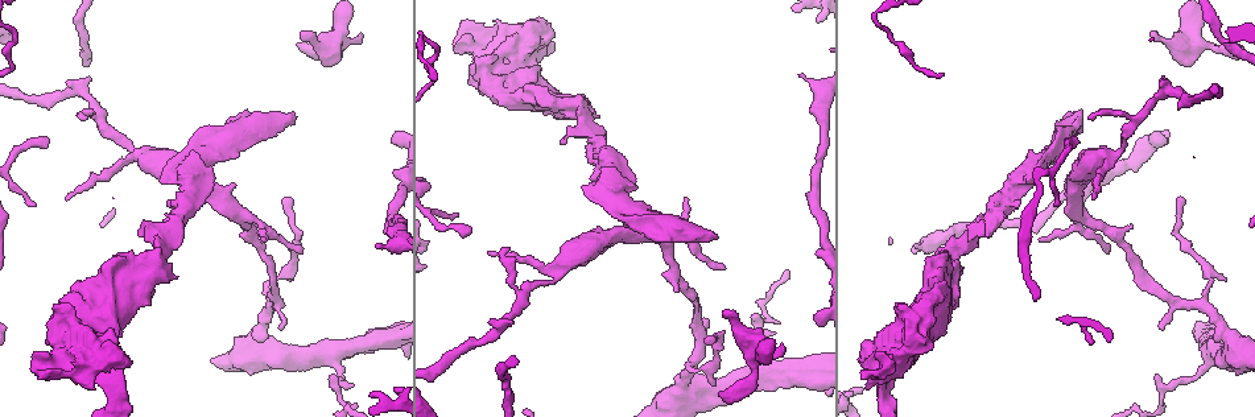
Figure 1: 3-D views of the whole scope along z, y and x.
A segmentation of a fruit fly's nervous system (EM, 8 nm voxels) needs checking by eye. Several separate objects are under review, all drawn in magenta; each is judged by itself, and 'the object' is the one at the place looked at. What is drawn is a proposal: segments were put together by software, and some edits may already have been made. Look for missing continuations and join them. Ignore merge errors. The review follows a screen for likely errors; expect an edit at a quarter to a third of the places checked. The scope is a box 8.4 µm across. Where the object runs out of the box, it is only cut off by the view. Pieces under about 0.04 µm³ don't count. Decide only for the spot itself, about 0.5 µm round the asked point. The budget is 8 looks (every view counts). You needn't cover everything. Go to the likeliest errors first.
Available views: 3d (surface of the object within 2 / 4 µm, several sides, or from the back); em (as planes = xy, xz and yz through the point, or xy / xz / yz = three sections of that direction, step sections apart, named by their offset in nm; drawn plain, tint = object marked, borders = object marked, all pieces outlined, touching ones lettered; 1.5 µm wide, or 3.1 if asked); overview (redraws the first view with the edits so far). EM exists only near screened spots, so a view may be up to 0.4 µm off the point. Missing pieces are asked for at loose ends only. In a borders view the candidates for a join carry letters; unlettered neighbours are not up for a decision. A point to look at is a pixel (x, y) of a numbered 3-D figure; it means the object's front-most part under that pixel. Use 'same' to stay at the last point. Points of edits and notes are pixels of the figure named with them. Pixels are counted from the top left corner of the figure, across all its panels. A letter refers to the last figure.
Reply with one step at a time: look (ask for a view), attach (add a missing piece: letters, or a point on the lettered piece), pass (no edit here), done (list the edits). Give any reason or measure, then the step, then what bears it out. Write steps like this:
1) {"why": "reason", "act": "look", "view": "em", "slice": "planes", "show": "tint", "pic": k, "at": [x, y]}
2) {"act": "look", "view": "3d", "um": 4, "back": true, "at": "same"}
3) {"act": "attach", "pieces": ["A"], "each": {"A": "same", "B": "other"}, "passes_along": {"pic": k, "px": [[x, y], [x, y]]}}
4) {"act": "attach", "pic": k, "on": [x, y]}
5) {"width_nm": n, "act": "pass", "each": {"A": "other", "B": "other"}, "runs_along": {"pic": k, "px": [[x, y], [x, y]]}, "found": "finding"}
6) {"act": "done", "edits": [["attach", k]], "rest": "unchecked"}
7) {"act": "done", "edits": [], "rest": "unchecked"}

{"act": "look", "view": "3d", "um": 2, "back": true, "pic": 1, "at": [704, 320]}

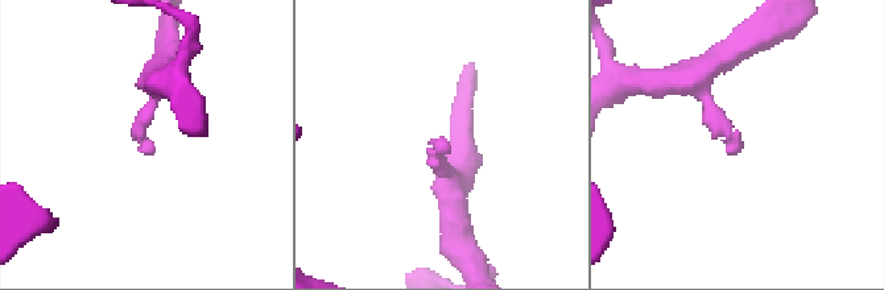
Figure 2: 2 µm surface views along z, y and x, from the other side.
{"why": "shape alone is not enough", "act": "look", "view": "em", "slice": "planes", "show": "borders", "pic": 2, "at": [151, 147]}

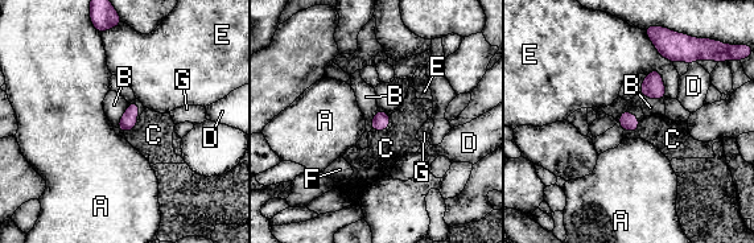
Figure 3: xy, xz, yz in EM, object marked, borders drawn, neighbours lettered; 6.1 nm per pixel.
{"act": "pass", "each": {"A": "other", "B": "other", "C": "other", "D": "other", "E": "other", "F": "other", "G": "other"}, "border": {"pic": 3, "px": [[639, 93], [652, 99], [664, 98]]}, "found": "none of them fits"}

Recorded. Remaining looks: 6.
{"why": "free end", "act": "look", "view": "em", "slice": "planes", "show": "borders", "pic": 1, "at": [360, 36]}

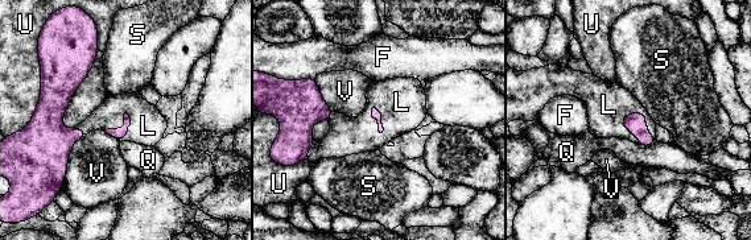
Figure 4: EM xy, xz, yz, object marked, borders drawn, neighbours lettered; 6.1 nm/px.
{"act": "attach", "pieces": ["L"], "each": {"F": "other", "L": "same", "Q": "other", "S": "other", "U": "other", "V": "other"}, "passes_along": {"pic": 4, "px": [[635, 123], [644, 116], [609, 104]]}, "found": "it goes on there"}

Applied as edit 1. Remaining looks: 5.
{"why": "long arm stops here", "act": "look", "view": "em", "slice": "xz", "step": 8, "show": "borders", "pic": 1, "at": [707, 345]}

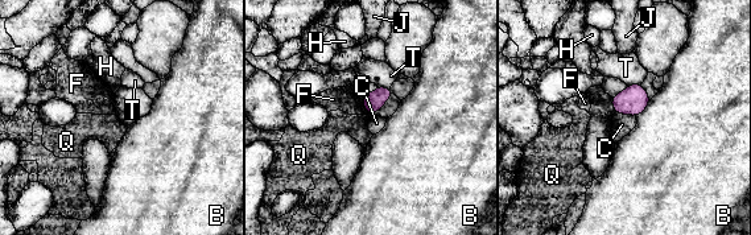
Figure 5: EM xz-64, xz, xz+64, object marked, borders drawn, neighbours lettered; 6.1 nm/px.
{"act": "pass", "each": {"B": "other", "C": "other", "F": "other", "H": "other", "J": "other", "Q": "other", "T": "other"}, "border": {"pic": 5, "px": [[615, 111], [635, 116]]}, "found": "no lettered piece goes on from it"}

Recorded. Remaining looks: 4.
{"act": "done", "edits": [["attach", 4]], "rest": "unchecked"}

